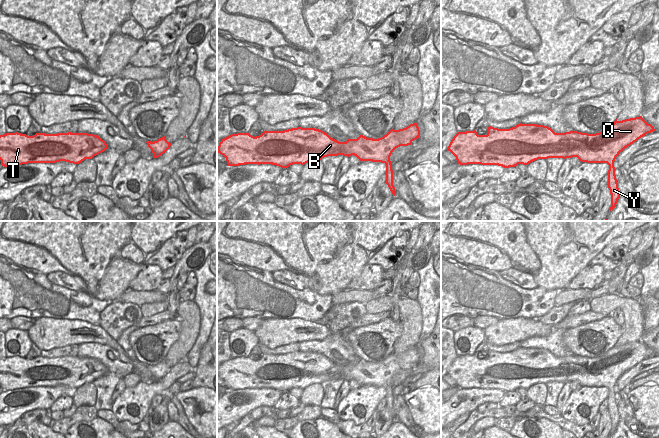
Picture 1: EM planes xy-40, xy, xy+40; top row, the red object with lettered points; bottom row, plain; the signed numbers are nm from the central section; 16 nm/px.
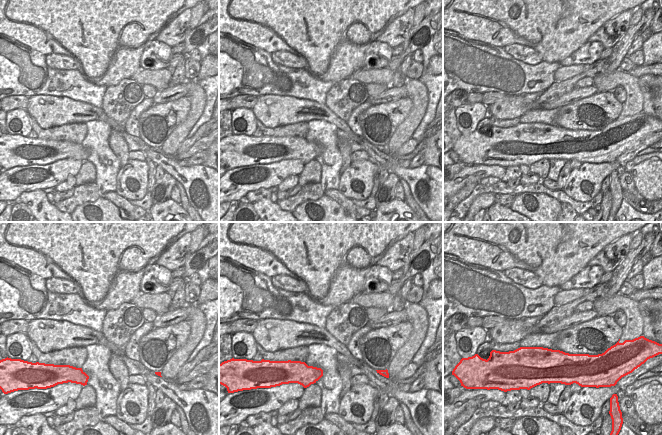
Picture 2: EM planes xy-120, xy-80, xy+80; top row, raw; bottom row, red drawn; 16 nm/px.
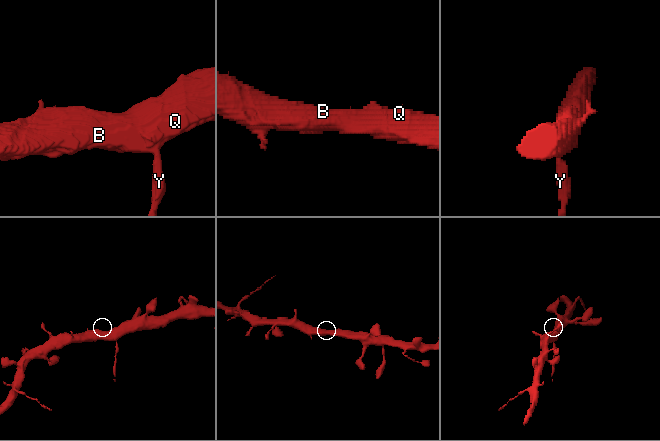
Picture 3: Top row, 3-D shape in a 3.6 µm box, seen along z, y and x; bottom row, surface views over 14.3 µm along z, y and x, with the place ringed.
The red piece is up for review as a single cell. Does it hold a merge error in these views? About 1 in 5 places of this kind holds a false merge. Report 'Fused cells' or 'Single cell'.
Fused cells.

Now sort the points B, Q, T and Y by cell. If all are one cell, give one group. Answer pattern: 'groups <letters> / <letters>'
groups B Q T / Y

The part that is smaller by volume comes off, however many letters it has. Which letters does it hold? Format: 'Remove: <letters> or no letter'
Remove: Y

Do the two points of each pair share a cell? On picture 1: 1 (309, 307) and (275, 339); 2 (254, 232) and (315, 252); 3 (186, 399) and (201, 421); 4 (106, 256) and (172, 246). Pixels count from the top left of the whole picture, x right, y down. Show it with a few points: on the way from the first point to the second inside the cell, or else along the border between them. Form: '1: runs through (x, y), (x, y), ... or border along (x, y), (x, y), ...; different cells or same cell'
1: border along (275, 318), (303, 318), (315, 322); different cells
2: runs through (271, 232), (279, 232), (305, 256); same cell
3: runs through (191, 404), (200, 416); same cell
4: border along (177, 232), (145, 263); different cells

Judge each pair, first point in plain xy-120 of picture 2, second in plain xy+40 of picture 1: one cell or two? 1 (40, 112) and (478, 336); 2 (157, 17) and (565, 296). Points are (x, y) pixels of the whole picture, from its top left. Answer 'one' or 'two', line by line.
1: two
2: two

